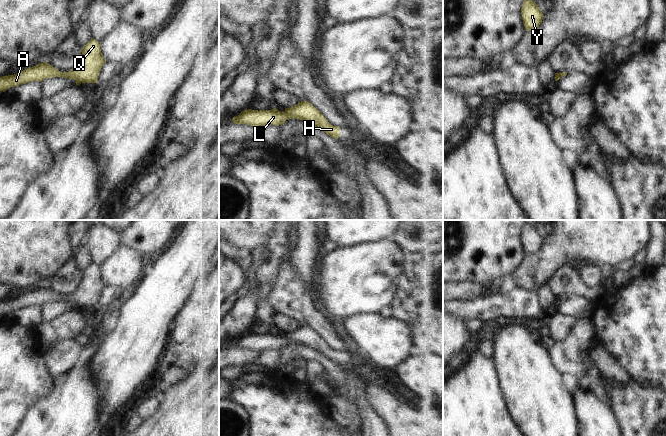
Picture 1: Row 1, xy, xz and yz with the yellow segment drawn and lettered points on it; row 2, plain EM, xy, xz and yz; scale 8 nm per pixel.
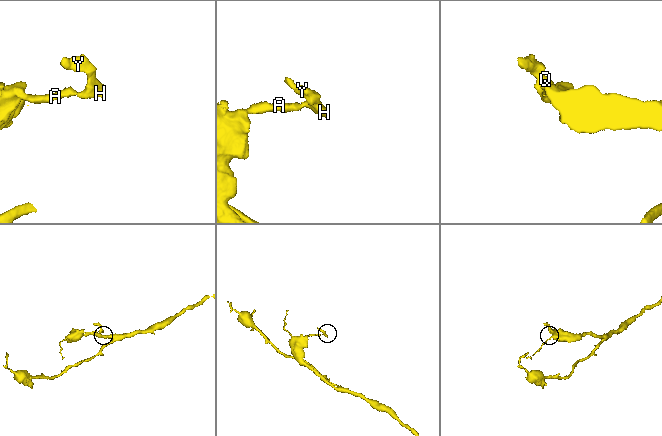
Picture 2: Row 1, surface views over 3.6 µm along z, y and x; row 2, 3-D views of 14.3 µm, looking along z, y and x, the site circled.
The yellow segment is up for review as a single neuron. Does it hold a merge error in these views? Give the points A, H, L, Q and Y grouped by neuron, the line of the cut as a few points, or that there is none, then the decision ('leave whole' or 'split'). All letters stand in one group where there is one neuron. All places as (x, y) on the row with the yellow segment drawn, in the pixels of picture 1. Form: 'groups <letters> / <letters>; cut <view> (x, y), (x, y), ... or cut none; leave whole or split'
groups A H L Q Y; cut none; leave whole

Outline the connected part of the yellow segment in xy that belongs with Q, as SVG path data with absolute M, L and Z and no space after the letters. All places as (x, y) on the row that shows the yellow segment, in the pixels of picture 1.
M91 39L82 48L77 65L68 72L60 72L47 62L38 63L14 75L0 77L0 91L5 92L10 87L32 81L42 81L46 78L64 77L74 79L76 85L81 83L97 83L103 64L106 63L97 40Z

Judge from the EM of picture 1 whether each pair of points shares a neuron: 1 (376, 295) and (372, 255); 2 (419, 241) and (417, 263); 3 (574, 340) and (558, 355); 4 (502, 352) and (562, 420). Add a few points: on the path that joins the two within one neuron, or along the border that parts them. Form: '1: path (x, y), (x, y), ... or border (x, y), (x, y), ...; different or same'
1: path (372, 285), (372, 265); same
2: border (404, 251), (432, 254); different
3: path (570, 344), (562, 352); same
4: path (518, 369), (529, 380), (533, 391), (545, 403); same

